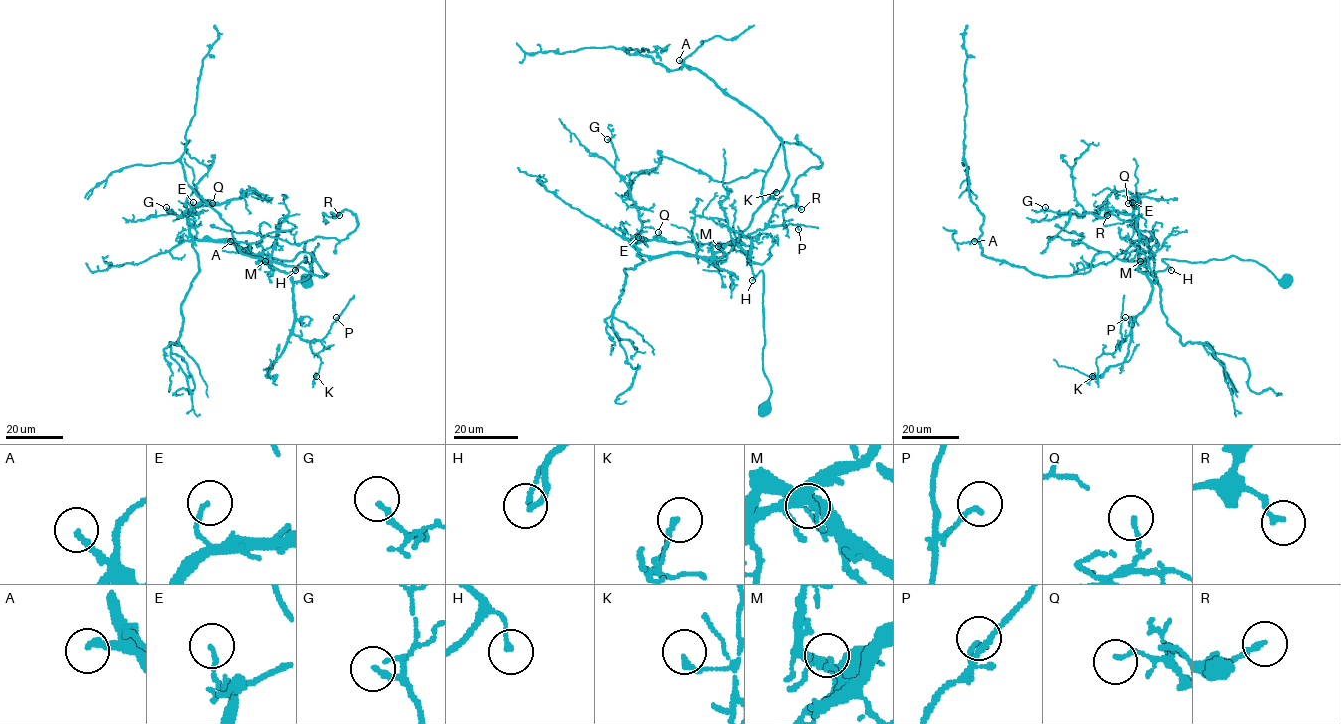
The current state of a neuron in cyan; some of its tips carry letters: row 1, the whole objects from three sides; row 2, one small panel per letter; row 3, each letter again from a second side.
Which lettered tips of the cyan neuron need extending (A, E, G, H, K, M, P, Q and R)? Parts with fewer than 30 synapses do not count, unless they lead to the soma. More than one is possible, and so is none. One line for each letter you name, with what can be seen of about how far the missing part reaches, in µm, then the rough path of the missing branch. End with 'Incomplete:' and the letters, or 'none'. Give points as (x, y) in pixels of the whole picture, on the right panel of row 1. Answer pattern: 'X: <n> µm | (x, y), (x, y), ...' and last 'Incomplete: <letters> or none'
A: 40 µm | (974, 241), (973, 247), (962, 255), (960, 261), (958, 251), (963, 251), (955, 254)
Incomplete: A

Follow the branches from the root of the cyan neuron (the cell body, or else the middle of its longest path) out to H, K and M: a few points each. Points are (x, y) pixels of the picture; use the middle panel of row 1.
H: (764, 409), (771, 386), (763, 371), (763, 272), (752, 280)
K: (764, 409), (771, 386), (763, 272), (754, 277), (747, 254), (776, 192)
M: (764, 409), (771, 386), (763, 371), (763, 272), (754, 277), (747, 254), (736, 245), (718, 246)

